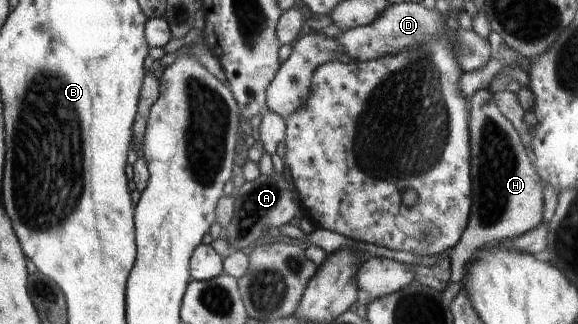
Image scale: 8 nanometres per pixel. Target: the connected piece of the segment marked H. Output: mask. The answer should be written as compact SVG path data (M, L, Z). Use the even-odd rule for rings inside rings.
M488 89L476 90L468 102L469 144L471 149L470 169L473 196L468 225L463 231L463 236L454 248L450 248L447 251L451 258L451 274L442 296L446 303L449 304L456 298L457 293L464 286L462 278L467 272L466 265L480 249L492 243L504 243L507 240L532 231L534 227L540 225L542 215L544 215L544 197L542 195L542 183L540 183L542 179L540 179L537 169L534 169L532 156L522 144L512 123L498 110L498 106L496 106L494 98L490 94Z

